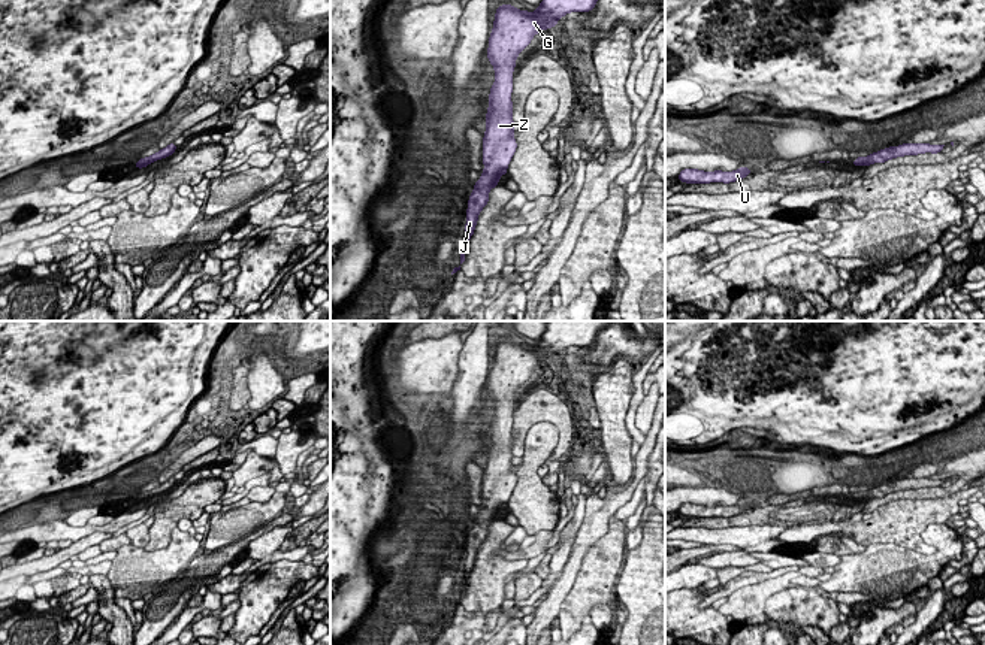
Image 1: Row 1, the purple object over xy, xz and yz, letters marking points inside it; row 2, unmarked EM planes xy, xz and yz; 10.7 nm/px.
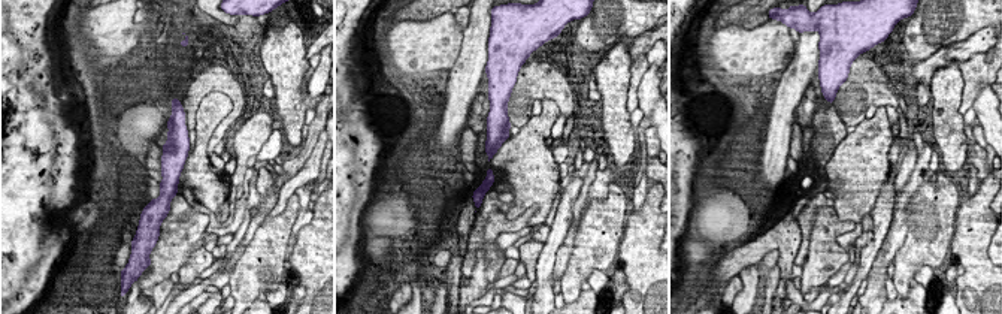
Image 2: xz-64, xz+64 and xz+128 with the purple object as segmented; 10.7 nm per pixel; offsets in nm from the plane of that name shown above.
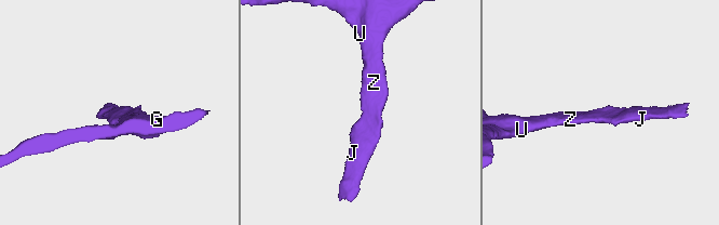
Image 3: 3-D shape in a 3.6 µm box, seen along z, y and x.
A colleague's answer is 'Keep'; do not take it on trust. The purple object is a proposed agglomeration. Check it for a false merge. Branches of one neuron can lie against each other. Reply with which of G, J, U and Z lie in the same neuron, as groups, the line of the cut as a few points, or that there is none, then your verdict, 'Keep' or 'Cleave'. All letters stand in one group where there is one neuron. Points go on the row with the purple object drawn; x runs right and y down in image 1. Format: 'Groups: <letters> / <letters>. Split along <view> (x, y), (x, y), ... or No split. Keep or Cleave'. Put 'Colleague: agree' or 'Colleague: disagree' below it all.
Groups: G J U Z. No split. Keep
Colleague: agree

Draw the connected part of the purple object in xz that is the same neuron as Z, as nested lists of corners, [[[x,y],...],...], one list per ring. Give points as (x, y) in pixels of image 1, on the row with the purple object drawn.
[[[543,0],[535,12],[519,10],[511,4],[496,9],[493,28],[489,37],[487,60],[495,69],[495,84],[489,94],[486,133],[483,134],[484,170],[474,184],[468,200],[465,240],[460,251],[460,264],[465,261],[466,246],[474,234],[478,214],[489,202],[489,191],[499,185],[499,178],[507,175],[508,164],[516,152],[517,142],[513,137],[513,70],[516,58],[534,36],[553,28],[569,12],[590,12],[596,0]]]

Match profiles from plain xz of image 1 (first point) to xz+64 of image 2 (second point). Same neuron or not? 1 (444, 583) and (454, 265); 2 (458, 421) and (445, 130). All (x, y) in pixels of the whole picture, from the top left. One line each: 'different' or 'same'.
1: different
2: same

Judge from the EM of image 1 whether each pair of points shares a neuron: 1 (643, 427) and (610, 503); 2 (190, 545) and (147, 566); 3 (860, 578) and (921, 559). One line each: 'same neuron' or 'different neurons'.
1: different neurons
2: same neuron
3: same neuron

